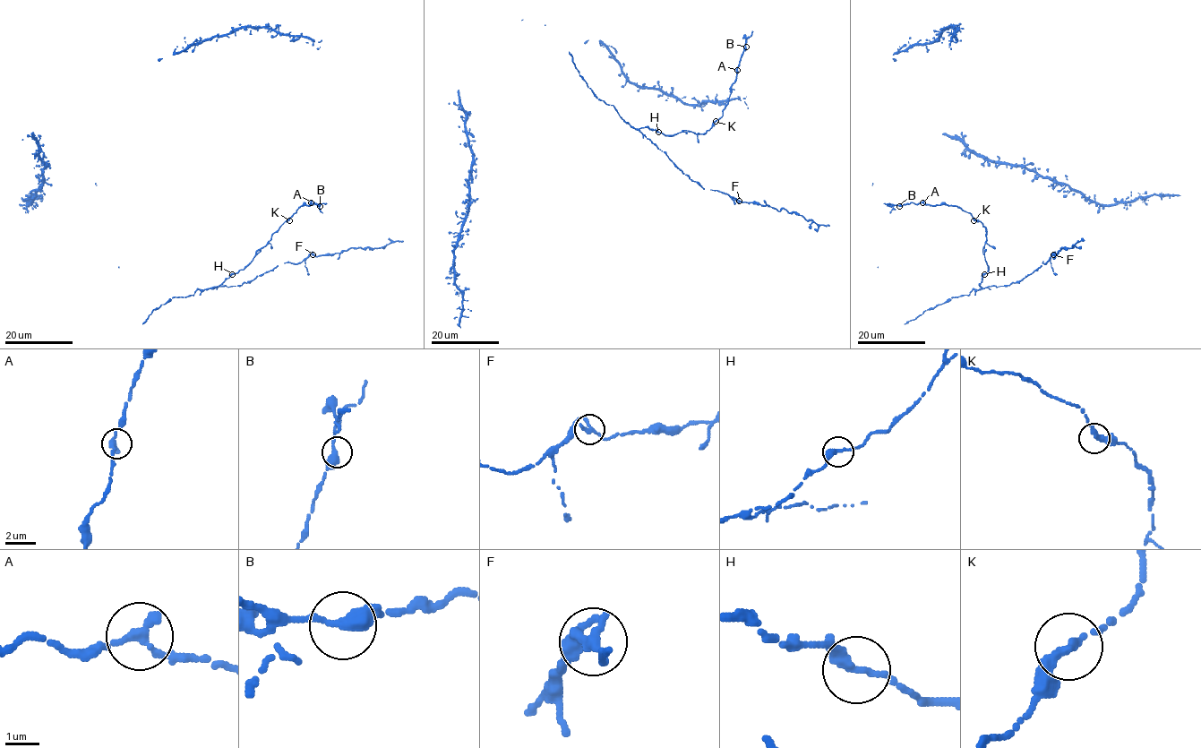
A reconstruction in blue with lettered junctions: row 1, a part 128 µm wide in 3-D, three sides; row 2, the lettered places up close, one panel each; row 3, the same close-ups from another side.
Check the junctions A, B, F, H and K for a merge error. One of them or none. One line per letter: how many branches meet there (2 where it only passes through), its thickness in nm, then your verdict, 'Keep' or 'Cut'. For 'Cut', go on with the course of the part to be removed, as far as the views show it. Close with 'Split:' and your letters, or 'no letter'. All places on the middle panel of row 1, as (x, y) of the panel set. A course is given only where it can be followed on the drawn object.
A: Branches: 2. Thickness 300 nm. Keep
B: Branches: 2. Thickness 320 nm. Keep
F: Branches: 2. Thickness 280 nm. Keep
H: Branches: 2. Thickness 280 nm. Keep
K: Branches: 2. Thickness 300 nm. Keep
Split: no letter

